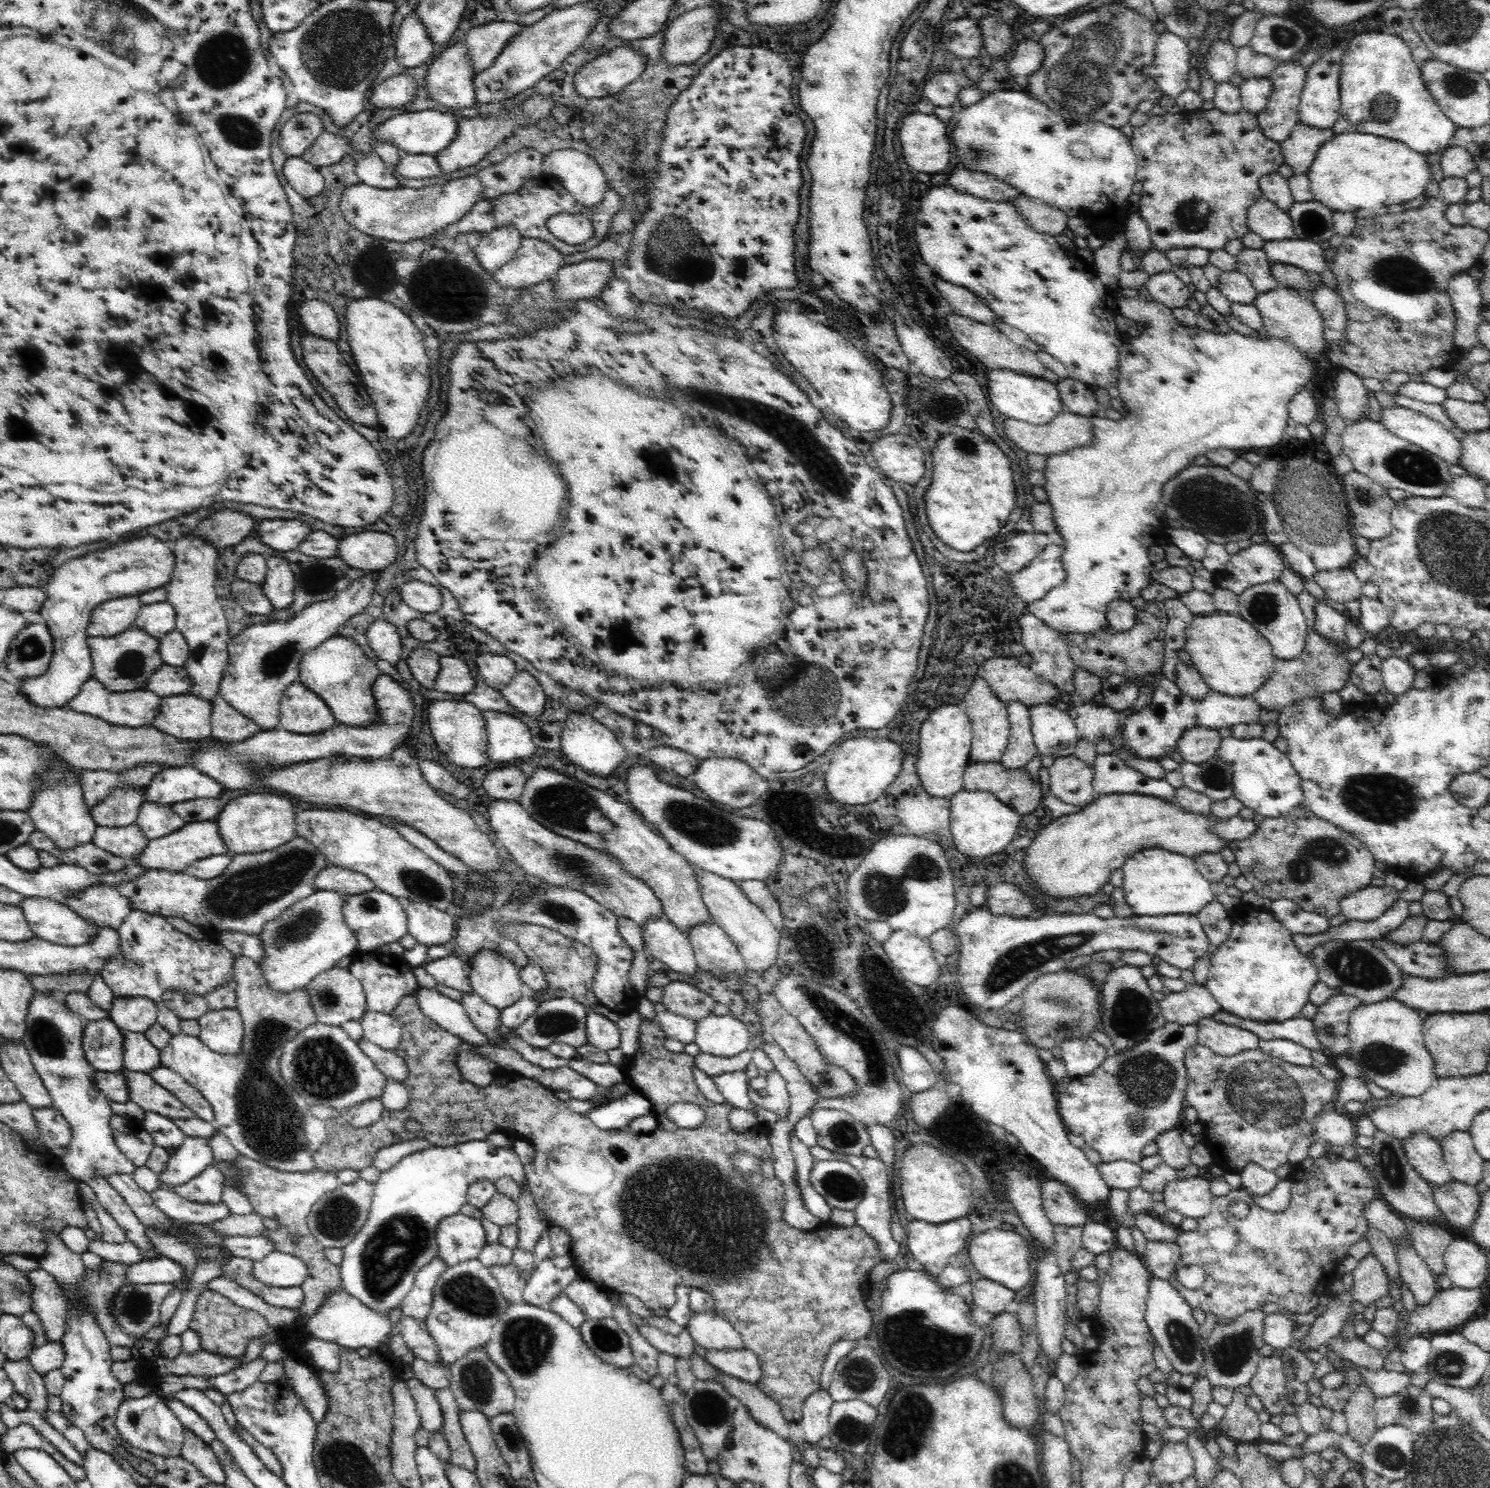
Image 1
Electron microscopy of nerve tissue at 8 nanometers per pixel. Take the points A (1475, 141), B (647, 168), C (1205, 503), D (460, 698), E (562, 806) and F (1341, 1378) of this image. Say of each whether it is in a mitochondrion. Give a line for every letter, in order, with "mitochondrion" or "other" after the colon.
A: other
B: other
C: mitochondrion
D: other
E: mitochondrion
F: other

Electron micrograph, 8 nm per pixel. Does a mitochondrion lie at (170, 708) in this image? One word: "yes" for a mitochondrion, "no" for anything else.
no

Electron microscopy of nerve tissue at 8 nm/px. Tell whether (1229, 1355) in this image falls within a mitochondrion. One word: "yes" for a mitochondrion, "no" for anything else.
yes

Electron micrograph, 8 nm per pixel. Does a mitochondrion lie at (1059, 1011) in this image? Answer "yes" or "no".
yes

